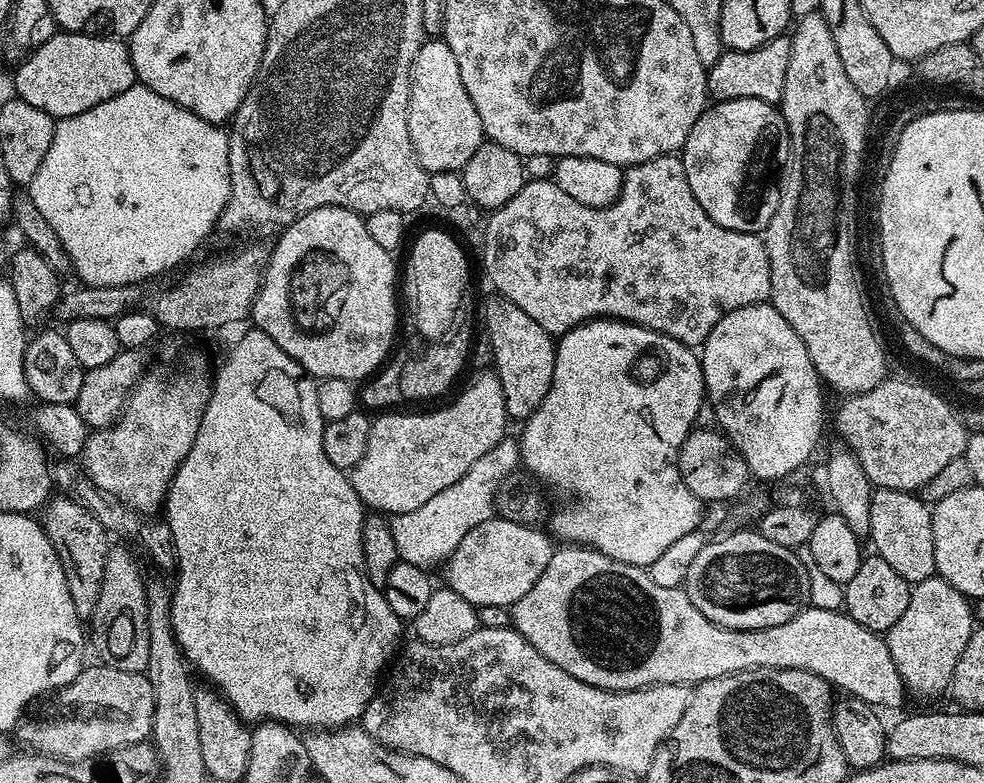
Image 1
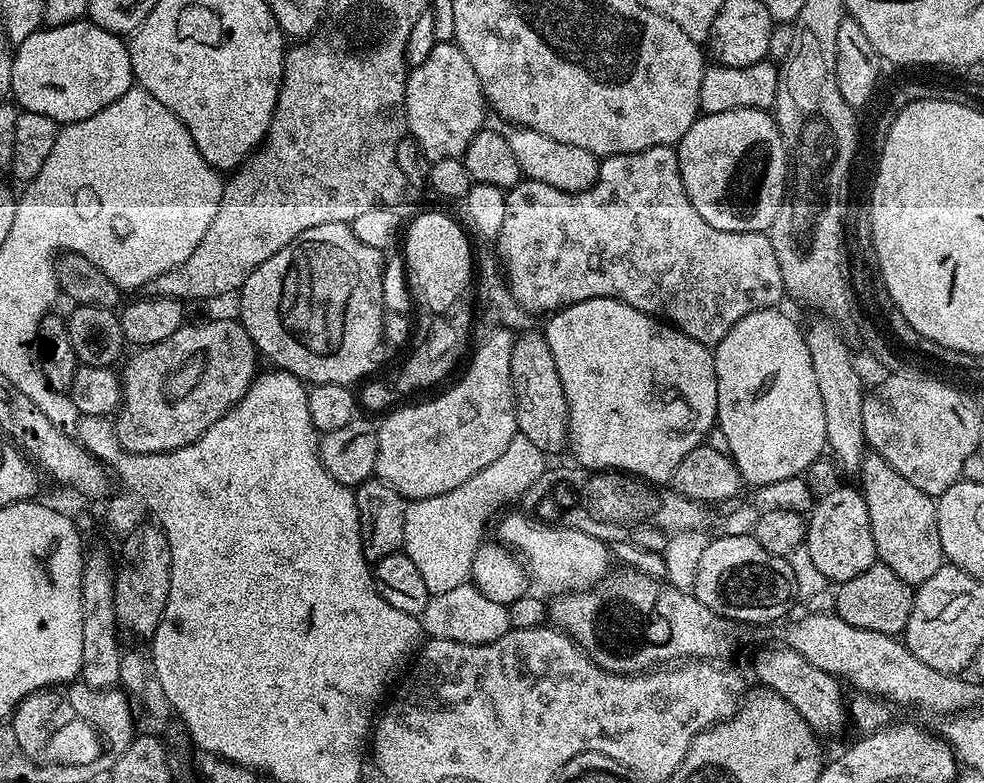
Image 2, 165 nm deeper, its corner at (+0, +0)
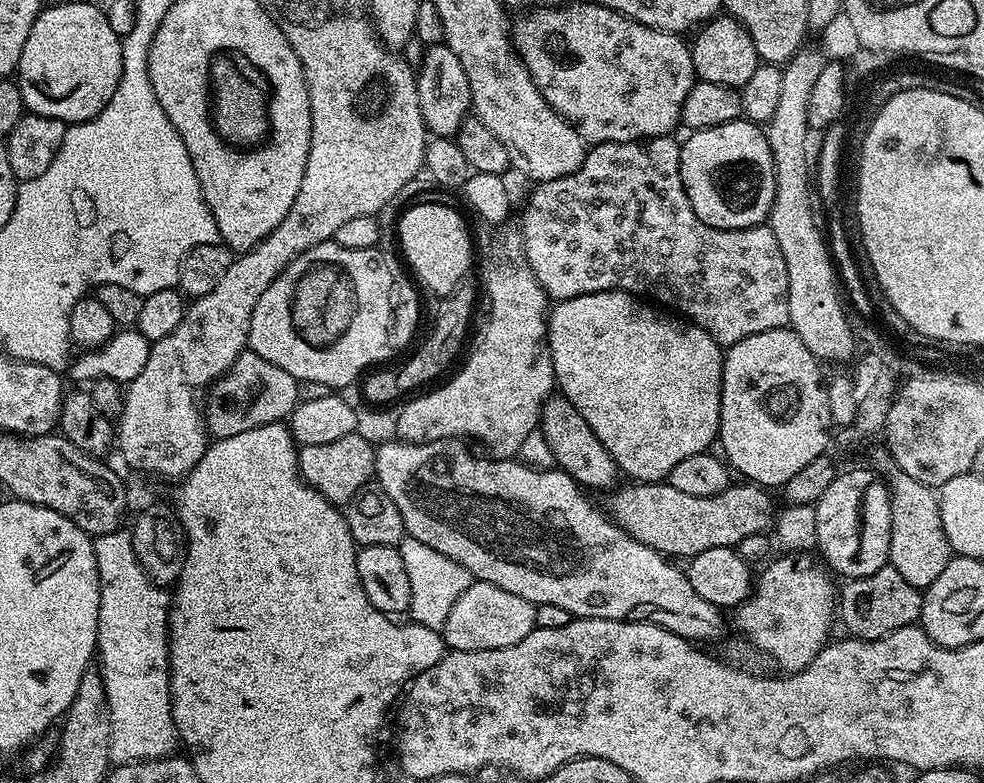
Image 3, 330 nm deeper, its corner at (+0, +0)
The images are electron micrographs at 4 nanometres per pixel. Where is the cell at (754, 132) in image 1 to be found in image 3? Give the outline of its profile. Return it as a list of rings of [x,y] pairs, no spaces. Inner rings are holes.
[[[741,118],[722,126],[693,131],[689,136],[692,137],[680,144],[680,177],[694,214],[698,214],[698,218],[711,228],[755,228],[763,225],[774,202],[774,160],[765,129]]]

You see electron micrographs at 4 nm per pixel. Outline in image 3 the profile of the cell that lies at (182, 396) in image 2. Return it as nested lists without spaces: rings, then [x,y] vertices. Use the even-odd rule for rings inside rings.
[[[251,350],[241,352],[225,376],[207,389],[208,405],[203,405],[204,423],[209,437],[221,440],[258,426],[287,421],[300,400],[298,382],[282,366],[258,358]]]

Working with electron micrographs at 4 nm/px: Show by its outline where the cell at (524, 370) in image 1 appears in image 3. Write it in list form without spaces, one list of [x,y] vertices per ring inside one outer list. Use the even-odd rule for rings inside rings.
[[[562,394],[549,396],[548,401],[542,406],[538,431],[544,435],[546,443],[554,453],[556,468],[570,474],[570,478],[574,478],[581,488],[608,488],[615,482],[618,469],[614,458],[610,458],[602,442],[598,442],[598,434],[590,430],[586,418],[582,418],[582,414],[578,414],[575,406]]]

